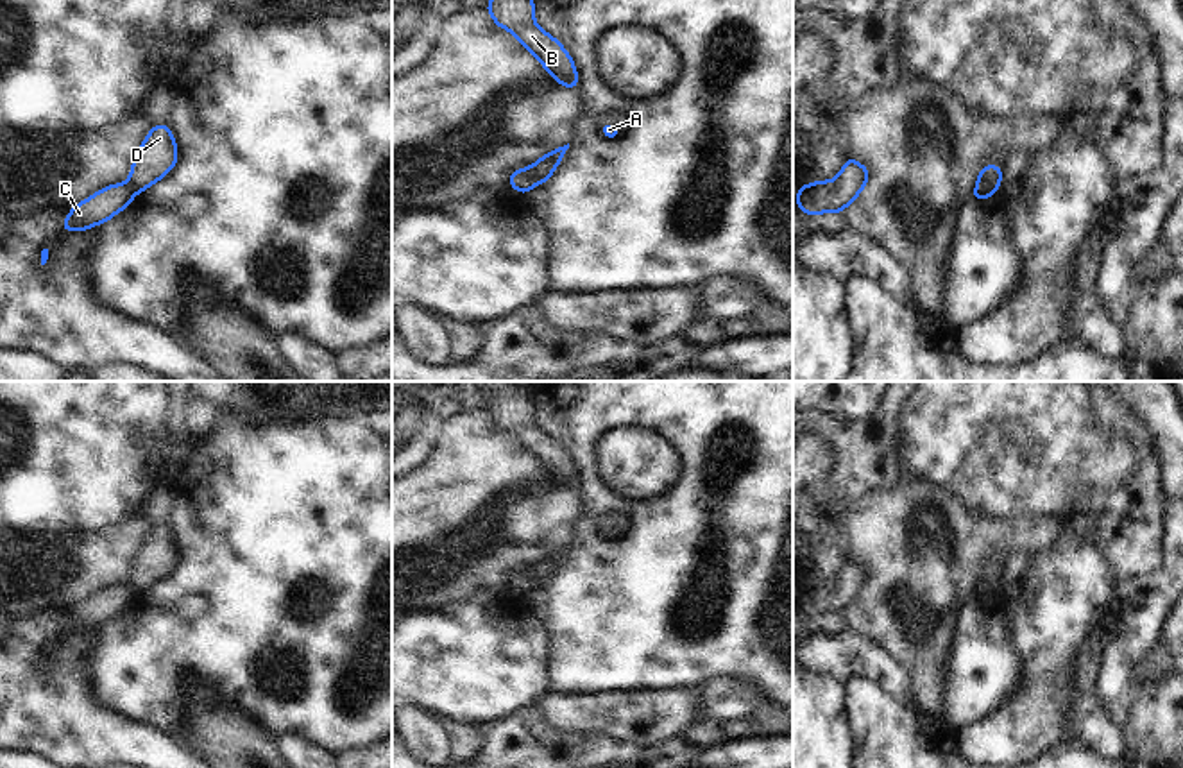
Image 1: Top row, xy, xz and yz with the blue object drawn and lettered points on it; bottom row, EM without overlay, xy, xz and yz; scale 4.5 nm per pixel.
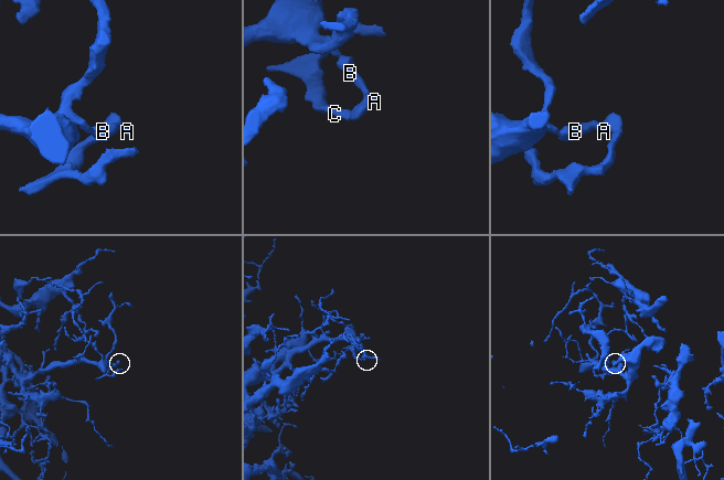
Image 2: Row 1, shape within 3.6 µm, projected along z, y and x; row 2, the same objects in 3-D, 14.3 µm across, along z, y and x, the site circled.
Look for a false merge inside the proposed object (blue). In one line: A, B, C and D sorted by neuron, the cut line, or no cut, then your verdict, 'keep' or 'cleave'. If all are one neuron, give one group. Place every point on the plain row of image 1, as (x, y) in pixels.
A B D / C; cut in yz along (999, 579), (990, 579), (978, 588); cleave

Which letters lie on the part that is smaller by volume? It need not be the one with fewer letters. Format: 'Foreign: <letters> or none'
Foreign: C.

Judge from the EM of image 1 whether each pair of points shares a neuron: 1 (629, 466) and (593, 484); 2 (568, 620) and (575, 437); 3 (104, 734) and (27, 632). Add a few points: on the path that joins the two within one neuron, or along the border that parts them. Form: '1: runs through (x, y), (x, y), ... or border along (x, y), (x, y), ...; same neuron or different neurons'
1: border along (596, 439), (598, 475), (618, 494), (639, 500); different neurons
2: runs through (589, 575), (589, 482); same neuron
3: runs through (77, 715), (27, 665), (27, 659); same neuron

